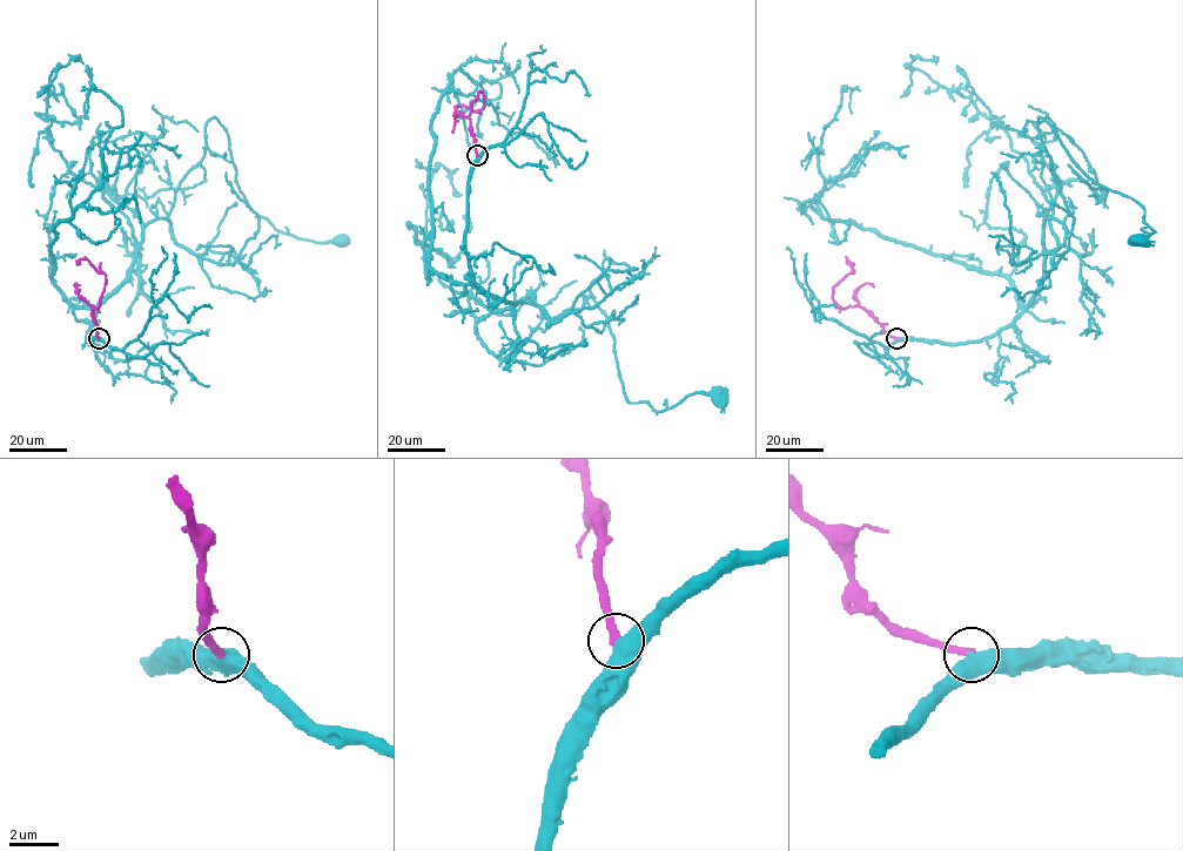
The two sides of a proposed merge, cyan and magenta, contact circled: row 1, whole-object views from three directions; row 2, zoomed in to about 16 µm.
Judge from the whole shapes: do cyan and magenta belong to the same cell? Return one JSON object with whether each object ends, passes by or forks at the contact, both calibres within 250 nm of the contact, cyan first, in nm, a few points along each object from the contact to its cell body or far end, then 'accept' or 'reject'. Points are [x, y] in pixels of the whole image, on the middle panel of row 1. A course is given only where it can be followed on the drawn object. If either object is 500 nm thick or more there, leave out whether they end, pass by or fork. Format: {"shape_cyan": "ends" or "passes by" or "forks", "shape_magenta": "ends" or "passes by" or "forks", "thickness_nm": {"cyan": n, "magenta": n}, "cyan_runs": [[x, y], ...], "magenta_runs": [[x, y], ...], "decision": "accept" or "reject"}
{"thickness_nm": {"cyan": 650, "magenta": 360}, "cyan_runs": [[477, 155], [472, 281], [538, 306], [548, 326], [592, 297], [630, 403], [718, 399]], "magenta_runs": [[477, 155], [469, 114], [470, 105], [482, 92], [483, 107], [478, 112], [458, 106], [456, 113]], "decision": "accept"}

